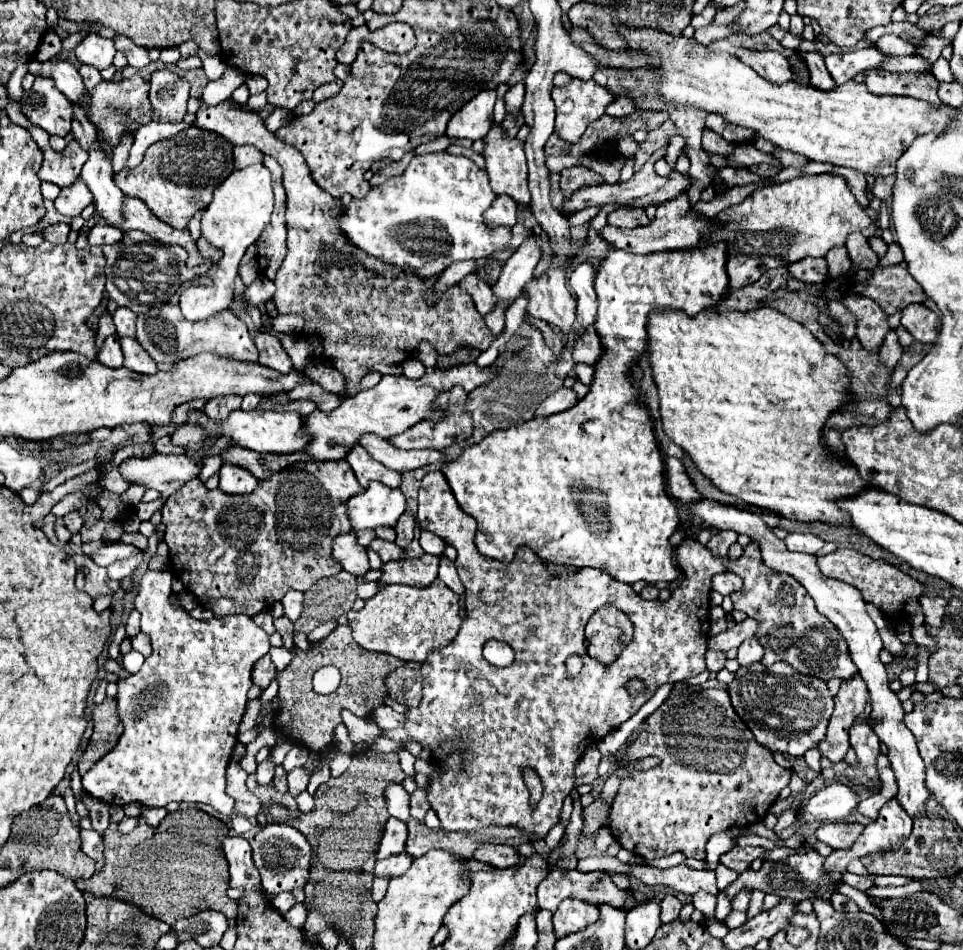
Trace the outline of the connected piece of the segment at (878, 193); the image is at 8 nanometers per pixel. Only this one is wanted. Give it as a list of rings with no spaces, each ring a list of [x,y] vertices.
[[[894,176],[876,178],[872,194],[874,194],[876,198],[880,198],[880,200],[886,200],[886,198],[890,200],[890,198],[892,198],[892,188],[894,188],[894,184],[896,184],[896,178],[894,178]]]

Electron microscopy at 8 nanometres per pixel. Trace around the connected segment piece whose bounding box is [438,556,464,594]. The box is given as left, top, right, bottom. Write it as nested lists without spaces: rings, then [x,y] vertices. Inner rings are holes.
[[[440,556],[440,572],[438,572],[438,578],[440,578],[446,586],[450,586],[456,594],[462,594],[462,592],[464,592],[464,586],[462,586],[462,582],[458,580],[454,562],[448,560],[446,556]]]

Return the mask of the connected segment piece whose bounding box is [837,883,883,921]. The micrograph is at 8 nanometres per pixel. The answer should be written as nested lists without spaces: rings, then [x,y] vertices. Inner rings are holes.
[[[840,883],[837,885],[837,890],[848,896],[850,899],[855,901],[855,903],[859,906],[860,910],[866,913],[870,913],[874,916],[876,916],[879,920],[883,920],[883,915],[882,912],[879,908],[876,906],[873,906],[868,902],[868,897],[866,894],[863,894],[859,890],[845,884],[845,883]]]

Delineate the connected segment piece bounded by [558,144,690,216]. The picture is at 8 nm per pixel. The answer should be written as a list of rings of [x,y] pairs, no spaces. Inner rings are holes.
[[[668,144],[654,152],[648,162],[642,166],[642,170],[636,172],[628,182],[622,182],[622,184],[582,186],[580,190],[576,190],[576,192],[572,192],[568,198],[564,198],[564,202],[562,202],[562,206],[558,208],[558,212],[564,214],[564,216],[570,216],[570,214],[574,214],[574,212],[578,212],[578,210],[582,210],[582,208],[588,208],[588,206],[602,206],[602,204],[608,204],[608,202],[644,208],[644,206],[648,206],[648,204],[660,204],[660,202],[666,202],[666,200],[676,198],[680,192],[688,190],[690,178],[688,178],[688,176],[682,176],[682,174],[676,174],[676,172],[672,172],[672,174],[668,174],[668,176],[664,178],[664,176],[658,176],[658,174],[654,172],[654,162],[661,157],[665,157],[667,146]]]

